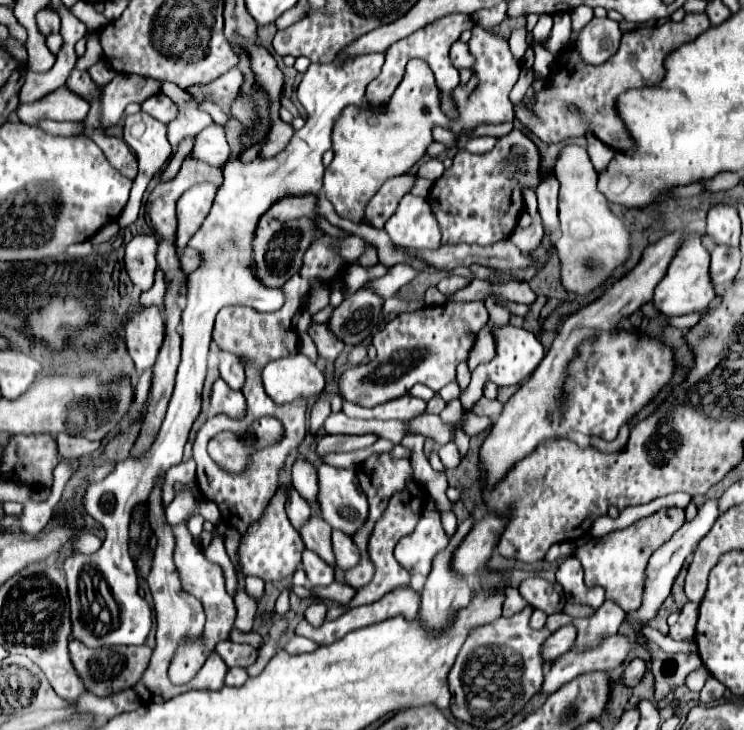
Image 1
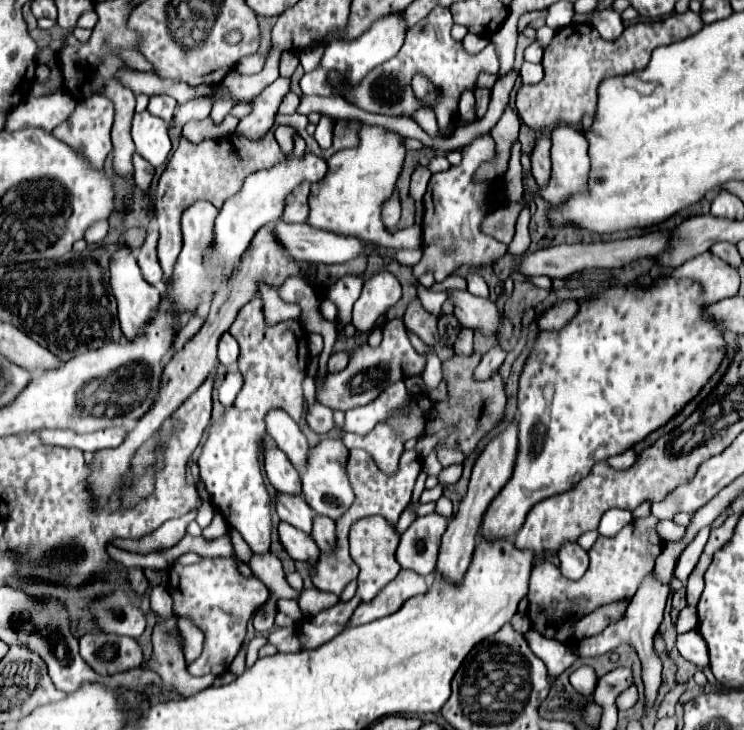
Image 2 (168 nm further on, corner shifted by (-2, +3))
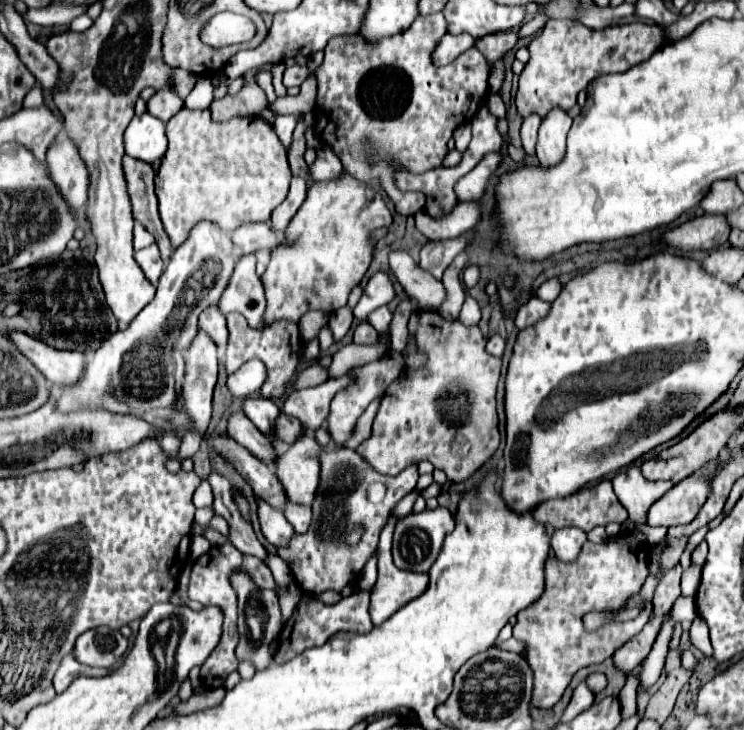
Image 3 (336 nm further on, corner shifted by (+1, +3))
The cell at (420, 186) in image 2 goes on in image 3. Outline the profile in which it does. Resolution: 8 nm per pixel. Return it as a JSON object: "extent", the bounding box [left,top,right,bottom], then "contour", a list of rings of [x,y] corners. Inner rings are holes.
{"extent":[314,12,488,216],"contour":[[[438,12],[430,16],[418,16],[406,32],[394,34],[390,38],[378,38],[378,42],[366,42],[362,34],[338,36],[328,42],[328,46],[324,48],[324,62],[314,72],[318,82],[314,128],[320,140],[332,148],[332,152],[340,158],[344,170],[352,178],[358,178],[362,182],[378,180],[380,188],[394,202],[396,212],[402,216],[414,216],[416,212],[420,212],[424,208],[426,198],[422,192],[400,192],[394,186],[392,168],[382,170],[376,162],[366,162],[366,142],[374,142],[374,146],[378,146],[378,150],[386,154],[386,160],[396,160],[410,172],[422,174],[440,168],[442,160],[448,154],[446,144],[452,138],[452,132],[460,124],[470,122],[488,96],[488,62],[476,48],[466,50],[444,68],[436,68],[432,64],[430,56],[444,32],[446,20],[442,12]]]}

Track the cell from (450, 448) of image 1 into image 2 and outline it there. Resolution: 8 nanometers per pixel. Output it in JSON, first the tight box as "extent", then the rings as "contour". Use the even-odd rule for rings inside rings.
{"extent":[423,450,443,476],"contour":[[[436,450],[423,459],[423,466],[428,476],[437,476],[441,472],[443,466],[437,459]]]}

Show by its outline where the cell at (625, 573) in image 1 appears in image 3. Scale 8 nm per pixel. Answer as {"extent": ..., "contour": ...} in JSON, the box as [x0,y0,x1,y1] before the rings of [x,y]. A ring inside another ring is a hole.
{"extent":[514,534,652,708],"contour":[[[620,534],[600,544],[586,542],[574,562],[562,562],[556,556],[546,560],[546,590],[540,600],[516,616],[518,622],[514,626],[514,638],[524,642],[524,658],[530,662],[534,674],[532,708],[552,708],[580,668],[604,662],[616,648],[640,632],[640,622],[646,620],[652,610],[648,602],[638,618],[626,622],[606,620],[594,634],[584,628],[582,618],[588,612],[610,614],[606,608],[620,612],[632,596],[638,596],[648,578],[648,556],[648,544]]]}

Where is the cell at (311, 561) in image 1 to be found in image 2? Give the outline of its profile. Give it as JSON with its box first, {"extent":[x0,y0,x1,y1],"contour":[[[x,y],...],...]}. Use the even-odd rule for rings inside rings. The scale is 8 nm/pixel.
{"extent":[279,522,321,566],"contour":[[[281,522],[279,524],[279,538],[293,560],[301,560],[309,566],[317,566],[317,558],[321,556],[321,550],[315,546],[313,538],[309,538],[305,532]]]}

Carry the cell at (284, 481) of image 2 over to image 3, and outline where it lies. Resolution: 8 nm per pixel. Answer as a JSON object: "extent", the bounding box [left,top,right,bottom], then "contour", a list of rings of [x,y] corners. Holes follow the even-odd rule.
{"extent":[226,412,276,464],"contour":[[[232,412],[228,416],[228,428],[226,428],[228,436],[234,438],[238,444],[246,446],[256,458],[260,458],[262,462],[274,464],[276,458],[276,450],[270,444],[270,440],[244,416],[244,412]]]}

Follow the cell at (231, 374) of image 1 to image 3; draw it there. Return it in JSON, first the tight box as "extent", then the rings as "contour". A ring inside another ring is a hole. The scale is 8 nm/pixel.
{"extent":[200,306,228,348],"contour":[[[208,306],[202,314],[200,314],[200,328],[218,344],[218,348],[224,348],[228,342],[228,328],[226,328],[226,318],[220,312],[220,308]]]}

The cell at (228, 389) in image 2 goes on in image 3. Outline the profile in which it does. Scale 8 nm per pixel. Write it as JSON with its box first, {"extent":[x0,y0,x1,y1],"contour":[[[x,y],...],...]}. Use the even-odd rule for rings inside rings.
{"extent":[228,360,266,398],"contour":[[[258,360],[246,362],[238,372],[228,376],[228,388],[236,398],[246,398],[250,394],[256,394],[262,388],[262,382],[266,380],[266,366]]]}

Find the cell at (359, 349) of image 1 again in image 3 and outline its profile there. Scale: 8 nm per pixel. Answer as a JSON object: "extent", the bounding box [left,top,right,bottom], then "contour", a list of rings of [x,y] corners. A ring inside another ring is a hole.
{"extent":[292,362,328,390],"contour":[[[318,362],[310,364],[308,368],[304,368],[302,372],[298,372],[298,376],[294,378],[292,382],[292,388],[296,390],[302,390],[302,388],[312,388],[312,386],[318,386],[322,382],[328,380],[328,370],[322,368]]]}

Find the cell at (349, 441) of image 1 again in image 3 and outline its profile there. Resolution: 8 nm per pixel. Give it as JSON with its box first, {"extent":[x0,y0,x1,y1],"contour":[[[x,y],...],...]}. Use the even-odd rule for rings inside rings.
{"extent":[358,310,502,482],"contour":[[[416,310],[408,330],[418,350],[426,354],[426,362],[422,368],[406,366],[386,390],[374,418],[372,438],[362,442],[358,452],[386,476],[398,476],[404,468],[428,460],[434,468],[444,470],[450,482],[464,482],[500,444],[496,386],[502,360],[486,352],[486,338],[478,326],[446,322],[434,310]],[[450,410],[454,410],[454,426]]]}

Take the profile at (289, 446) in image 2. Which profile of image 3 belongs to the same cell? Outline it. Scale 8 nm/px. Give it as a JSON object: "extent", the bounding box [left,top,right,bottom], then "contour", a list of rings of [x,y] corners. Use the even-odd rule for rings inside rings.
{"extent":[242,396,280,434],"contour":[[[262,396],[260,398],[244,398],[242,410],[262,434],[270,434],[270,430],[274,426],[274,418],[280,414],[278,406],[272,400],[262,398]]]}

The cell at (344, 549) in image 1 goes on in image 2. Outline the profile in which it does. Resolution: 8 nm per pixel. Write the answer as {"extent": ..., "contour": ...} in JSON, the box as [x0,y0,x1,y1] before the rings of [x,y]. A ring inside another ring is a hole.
{"extent":[313,516,337,552],"contour":[[[315,516],[315,524],[313,524],[313,540],[317,542],[317,546],[323,552],[333,550],[335,542],[337,542],[337,534],[335,534],[335,522],[331,518],[325,516]]]}

